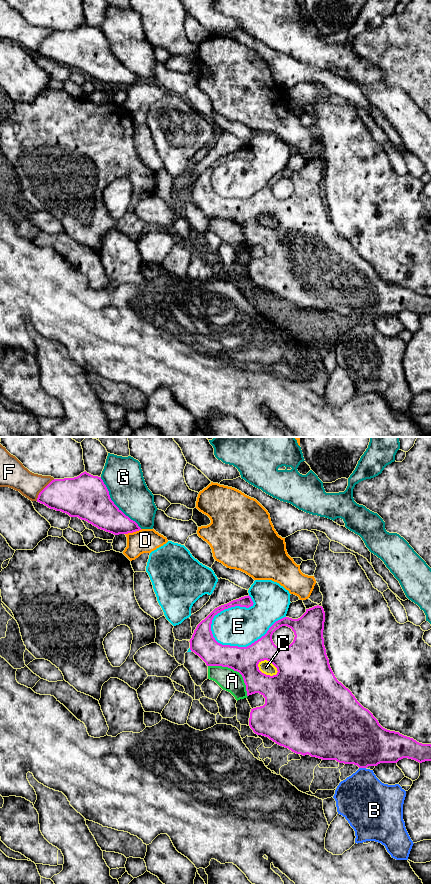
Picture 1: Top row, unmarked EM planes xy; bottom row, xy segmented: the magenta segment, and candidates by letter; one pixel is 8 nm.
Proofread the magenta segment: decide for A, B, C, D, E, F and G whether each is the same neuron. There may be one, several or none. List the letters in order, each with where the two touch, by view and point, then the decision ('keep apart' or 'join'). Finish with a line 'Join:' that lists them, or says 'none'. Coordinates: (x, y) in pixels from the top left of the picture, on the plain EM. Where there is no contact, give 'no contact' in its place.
A: xy (235, 222) | keep apart
B: xy (362, 319) | keep apart
C: xy (268, 212) | keep apart
D: xy (133, 83) | keep apart
E: xy (247, 198) | keep apart
F: xy (43, 41) | keep apart
G: xy (114, 56) | keep apart
Join: none

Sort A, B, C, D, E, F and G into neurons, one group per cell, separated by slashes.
A C / B / D / E / F / G

